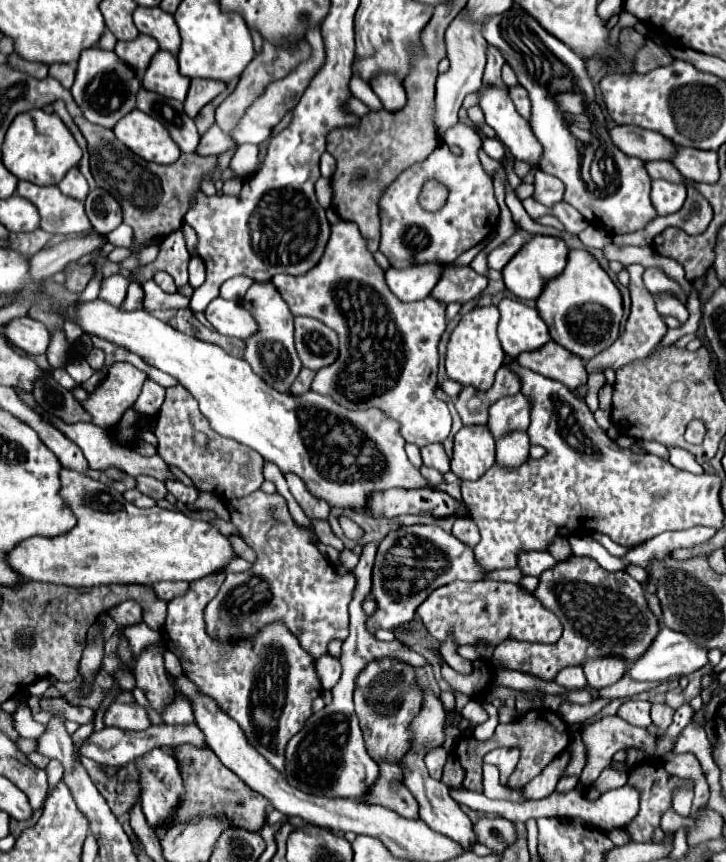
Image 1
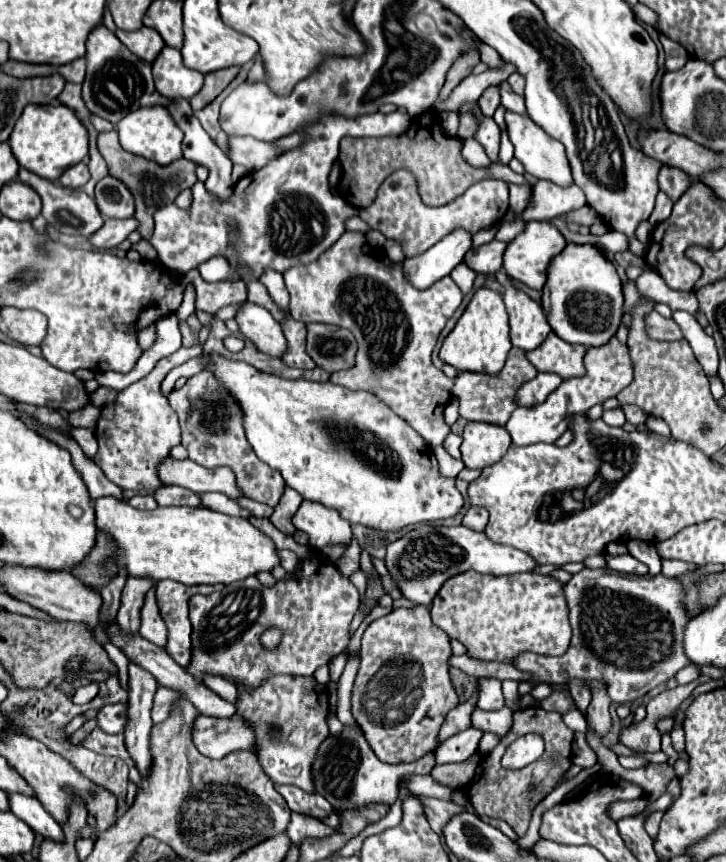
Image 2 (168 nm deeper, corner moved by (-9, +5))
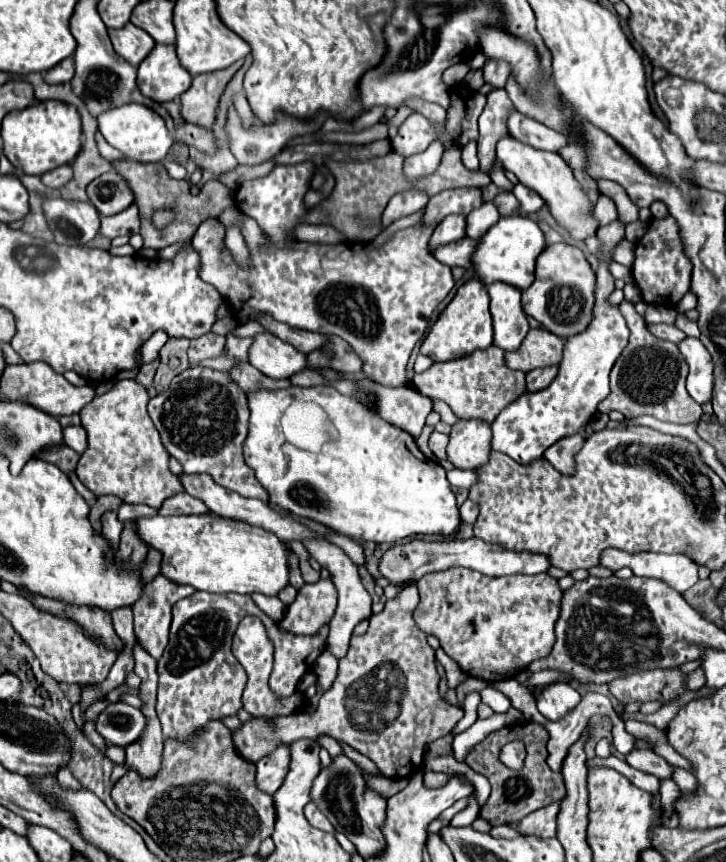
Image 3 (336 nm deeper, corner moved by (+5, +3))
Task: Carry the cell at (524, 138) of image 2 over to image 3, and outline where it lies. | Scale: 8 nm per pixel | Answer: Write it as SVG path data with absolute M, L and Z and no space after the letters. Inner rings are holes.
M504 137L498 141L498 161L506 171L512 171L522 185L536 191L544 199L556 223L562 229L566 229L572 239L586 241L590 235L598 231L598 221L592 215L592 203L588 195L582 191L582 185L572 175L572 169L558 153L538 151L538 149L532 149L530 145L516 141L514 137Z

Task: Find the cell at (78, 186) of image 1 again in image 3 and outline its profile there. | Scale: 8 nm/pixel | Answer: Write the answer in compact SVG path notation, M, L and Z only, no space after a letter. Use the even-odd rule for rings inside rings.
M62 165L62 167L56 167L56 169L52 169L52 171L46 171L40 179L42 179L42 183L44 183L46 187L58 189L58 187L62 187L64 183L68 183L70 177L72 177L70 165Z

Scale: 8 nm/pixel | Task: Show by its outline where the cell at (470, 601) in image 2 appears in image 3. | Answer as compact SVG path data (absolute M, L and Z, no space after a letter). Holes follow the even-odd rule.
M454 567L438 573L428 573L416 583L420 591L420 603L414 611L414 621L424 633L432 633L440 639L440 647L450 655L466 675L484 681L512 679L532 661L544 659L554 647L554 623L560 615L562 591L558 581L548 573L538 575L508 575L486 577L466 567Z

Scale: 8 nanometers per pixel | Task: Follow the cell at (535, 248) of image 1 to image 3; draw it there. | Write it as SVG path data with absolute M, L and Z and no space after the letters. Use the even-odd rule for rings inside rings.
M522 215L514 217L500 217L496 225L492 225L478 241L478 251L472 257L472 265L480 281L488 287L494 281L502 281L508 285L514 285L518 289L526 289L534 281L534 265L536 257L542 253L546 247L544 243L544 233L540 227Z

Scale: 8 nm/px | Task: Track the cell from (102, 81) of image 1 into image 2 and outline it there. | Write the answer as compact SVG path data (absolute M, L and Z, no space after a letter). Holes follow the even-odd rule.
M104 25L96 27L96 31L90 33L86 43L86 79L82 83L82 99L90 113L100 115L102 119L110 123L118 123L124 115L130 111L136 111L138 107L154 107L154 105L166 105L168 99L162 97L152 81L152 67L150 63L136 57L120 39L108 31Z

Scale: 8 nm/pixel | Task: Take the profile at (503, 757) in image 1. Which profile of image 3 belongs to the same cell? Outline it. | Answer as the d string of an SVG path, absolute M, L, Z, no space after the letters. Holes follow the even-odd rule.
M514 741L514 743L506 743L502 747L502 753L500 753L500 759L506 763L506 767L510 769L520 769L522 763L524 763L524 757L526 757L526 749L522 745L522 741Z

